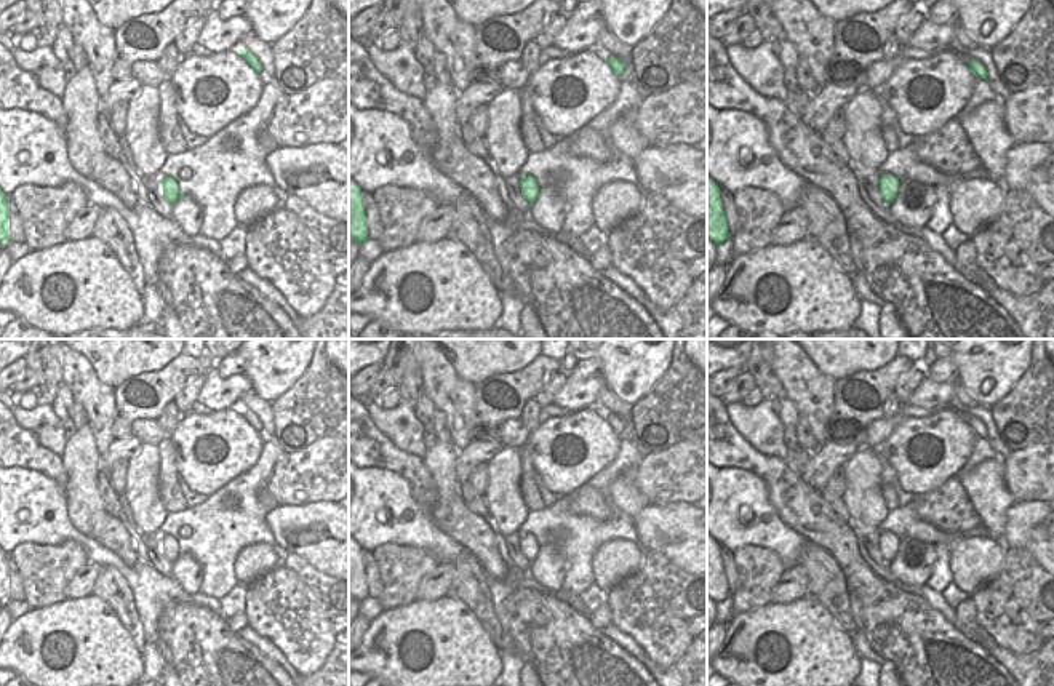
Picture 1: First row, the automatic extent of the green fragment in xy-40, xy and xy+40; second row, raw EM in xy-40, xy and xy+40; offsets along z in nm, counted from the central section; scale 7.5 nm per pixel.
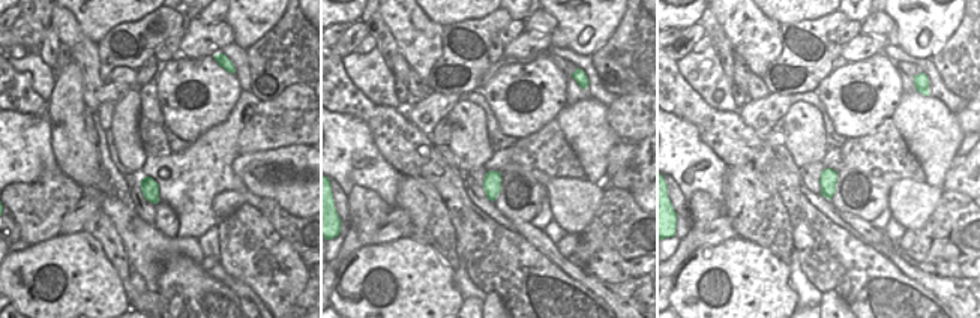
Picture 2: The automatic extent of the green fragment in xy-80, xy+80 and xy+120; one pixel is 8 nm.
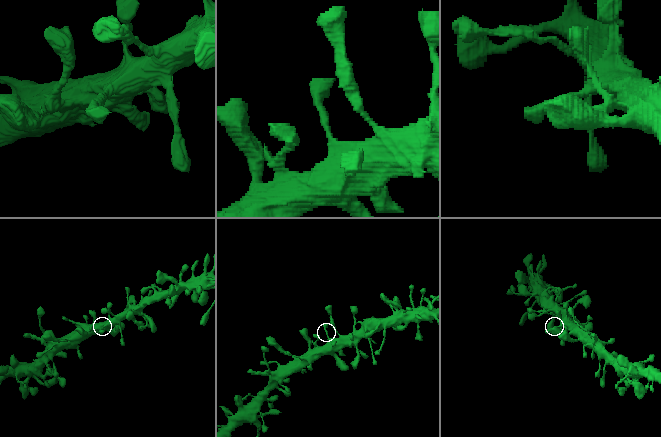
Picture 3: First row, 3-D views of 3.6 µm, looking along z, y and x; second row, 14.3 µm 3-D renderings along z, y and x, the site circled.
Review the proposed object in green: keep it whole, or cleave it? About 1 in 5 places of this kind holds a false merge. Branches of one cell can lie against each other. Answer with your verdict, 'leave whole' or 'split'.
split

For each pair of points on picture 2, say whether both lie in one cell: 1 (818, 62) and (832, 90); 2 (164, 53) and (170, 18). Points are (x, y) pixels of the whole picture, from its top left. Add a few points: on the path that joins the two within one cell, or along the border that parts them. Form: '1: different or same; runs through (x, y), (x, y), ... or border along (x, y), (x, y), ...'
1: different; border along (833, 68), (812, 90)
2: different; border along (183, 26), (173, 32), (153, 54)

